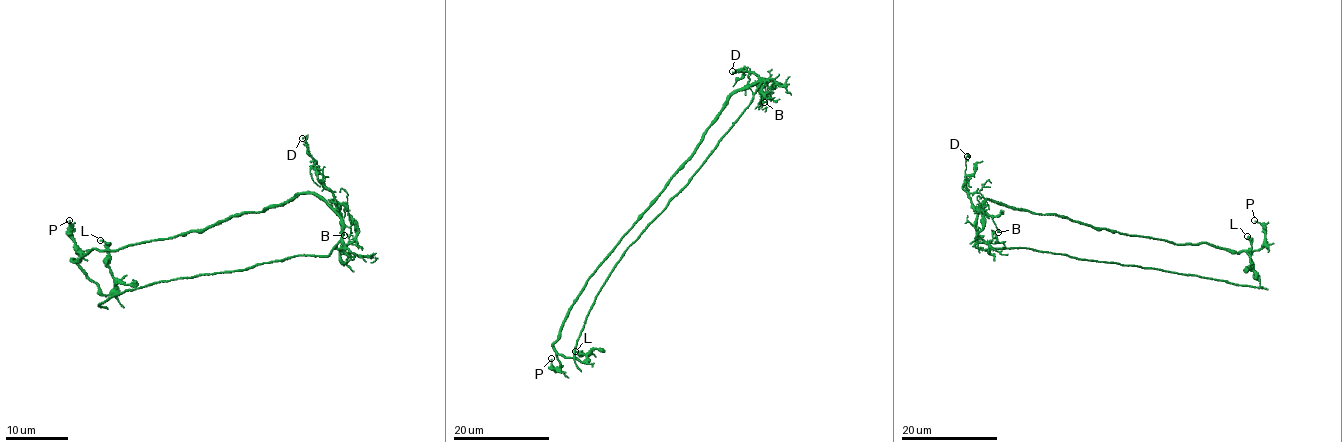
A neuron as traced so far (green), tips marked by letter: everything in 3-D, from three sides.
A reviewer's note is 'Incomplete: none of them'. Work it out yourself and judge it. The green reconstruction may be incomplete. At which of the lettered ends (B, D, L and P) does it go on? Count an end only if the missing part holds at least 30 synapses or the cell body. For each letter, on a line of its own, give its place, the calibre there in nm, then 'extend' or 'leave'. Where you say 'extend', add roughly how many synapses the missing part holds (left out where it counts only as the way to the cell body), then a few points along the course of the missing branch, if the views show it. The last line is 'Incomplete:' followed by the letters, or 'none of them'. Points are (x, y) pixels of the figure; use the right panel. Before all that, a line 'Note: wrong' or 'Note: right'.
Note: right
B: place (998, 232); calibre 80 nm; leave
D: place (967, 156); calibre 120 nm; leave
L: place (1247, 236); calibre 180 nm; leave
P: place (1254, 220); calibre 110 nm; leave
Incomplete: none of them

